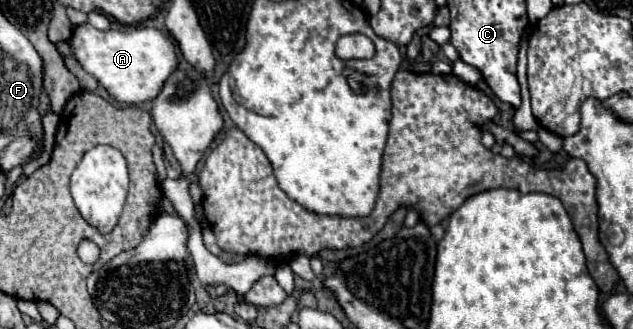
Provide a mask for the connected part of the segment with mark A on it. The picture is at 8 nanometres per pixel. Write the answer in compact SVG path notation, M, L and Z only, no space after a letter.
M85 22L73 28L69 46L83 70L91 74L113 100L131 106L153 98L153 94L161 90L161 82L165 82L165 78L169 78L169 74L177 66L177 54L171 40L161 30L147 26L133 26L125 32L101 32Z

